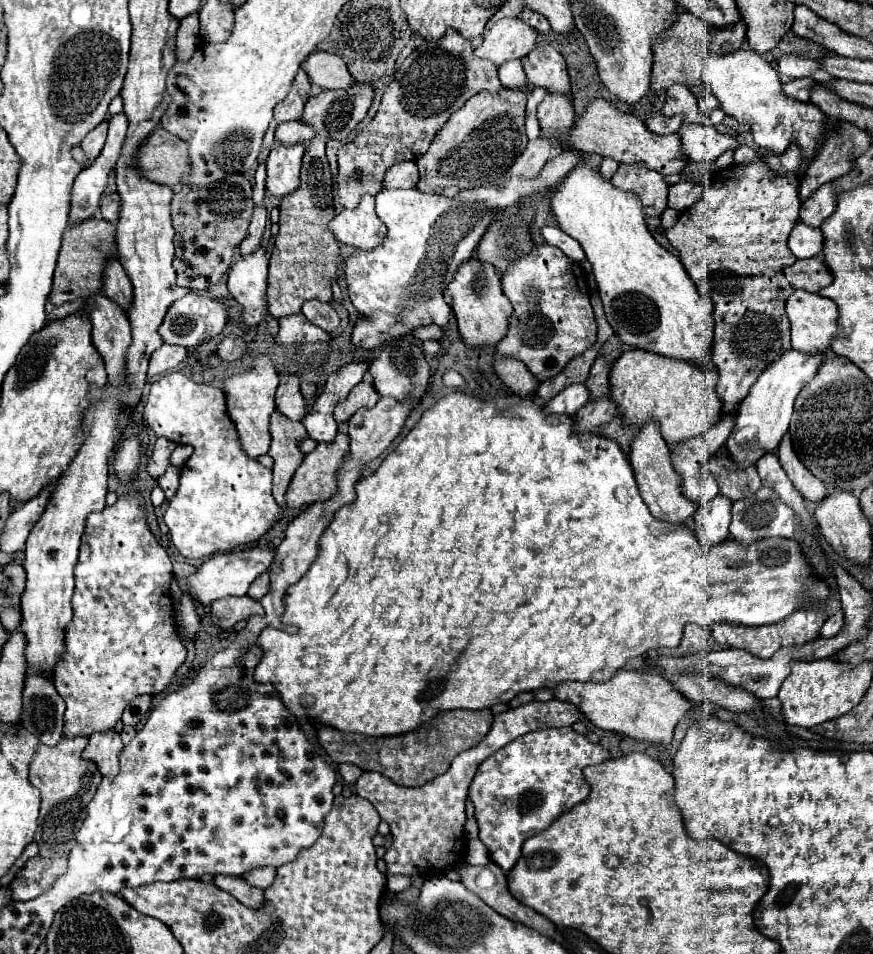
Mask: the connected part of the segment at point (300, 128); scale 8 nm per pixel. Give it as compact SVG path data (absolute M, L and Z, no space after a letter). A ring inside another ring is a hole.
M289 121L277 127L275 139L283 145L295 145L295 143L307 143L315 137L313 129L309 125L303 125L301 121Z

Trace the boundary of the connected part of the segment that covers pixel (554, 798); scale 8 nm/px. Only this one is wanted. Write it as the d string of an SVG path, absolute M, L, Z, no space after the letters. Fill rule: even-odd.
M571 727L531 731L487 757L469 787L469 799L475 805L479 839L487 845L491 861L507 873L519 859L525 839L549 827L561 813L589 795L583 769L607 759L607 749L591 743Z

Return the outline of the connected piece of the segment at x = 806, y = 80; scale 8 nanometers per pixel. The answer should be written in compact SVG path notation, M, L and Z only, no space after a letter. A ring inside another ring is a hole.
M803 77L803 79L793 79L785 83L783 91L787 91L789 97L797 97L799 101L809 101L809 93L813 87L815 87L815 81L811 77Z

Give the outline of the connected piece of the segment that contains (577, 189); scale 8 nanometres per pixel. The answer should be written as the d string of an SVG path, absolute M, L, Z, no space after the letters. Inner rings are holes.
M581 165L559 183L551 199L551 209L559 221L559 229L563 229L567 235L581 243L589 263L593 265L593 275L599 287L607 321L623 343L651 353L659 353L663 357L683 359L699 367L709 363L713 343L713 303L709 297L703 297L697 291L683 263L651 237L645 225L639 199L633 193L623 193L615 189L611 181L601 177L599 171Z

